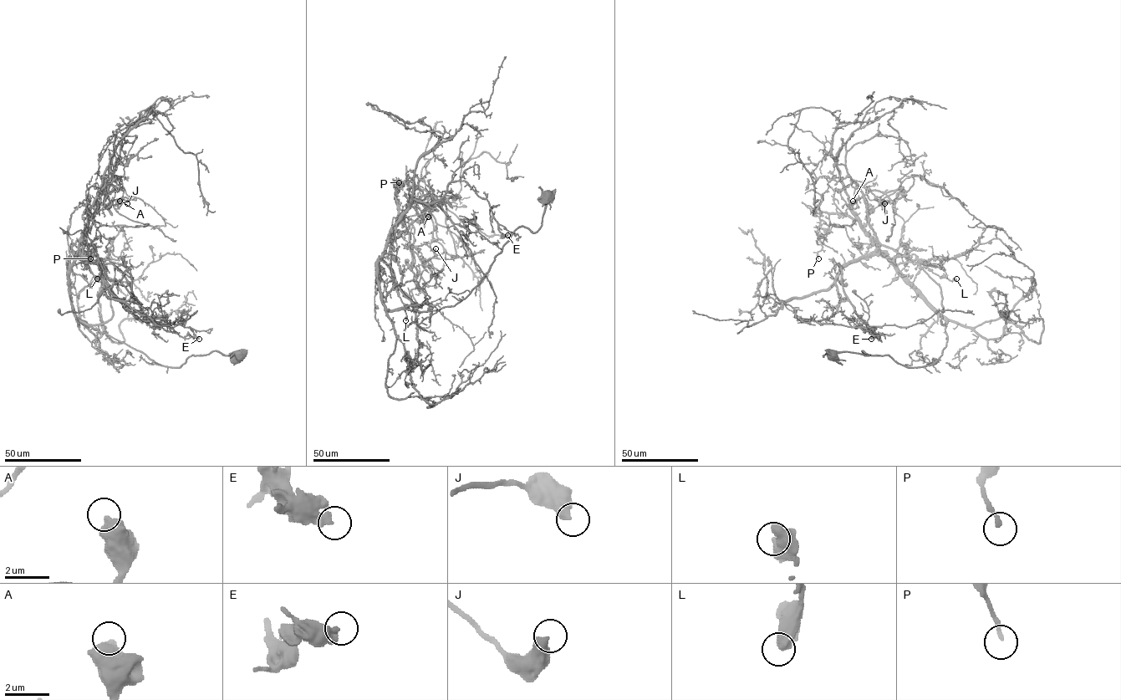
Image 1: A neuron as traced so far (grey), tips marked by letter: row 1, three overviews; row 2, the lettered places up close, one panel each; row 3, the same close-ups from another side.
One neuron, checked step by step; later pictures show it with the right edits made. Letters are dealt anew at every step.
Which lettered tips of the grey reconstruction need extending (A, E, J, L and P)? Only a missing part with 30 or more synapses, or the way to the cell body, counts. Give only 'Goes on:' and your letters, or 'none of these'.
Goes on: none of these

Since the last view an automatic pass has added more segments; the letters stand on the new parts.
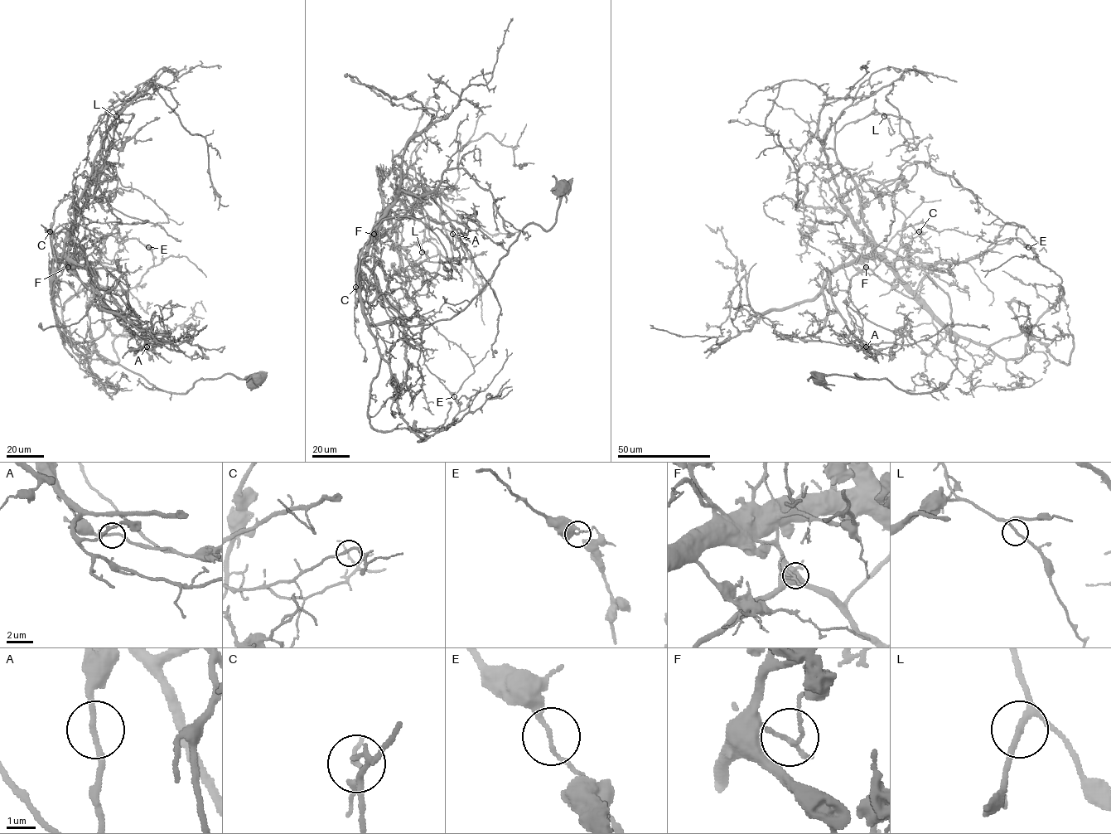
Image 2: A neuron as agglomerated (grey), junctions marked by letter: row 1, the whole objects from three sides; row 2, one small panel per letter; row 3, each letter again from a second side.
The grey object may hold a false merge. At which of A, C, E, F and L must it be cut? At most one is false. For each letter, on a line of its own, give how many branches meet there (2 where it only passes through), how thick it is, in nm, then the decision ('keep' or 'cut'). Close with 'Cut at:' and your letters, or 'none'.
A: branches 2; calibre 180 nm; keep
C: branches 2; calibre 120 nm; keep
E: branches 2; calibre 120 nm; cut
F: branches 2; calibre 140 nm; keep
L: branches 2; calibre 170 nm; keep
Cut at: E

